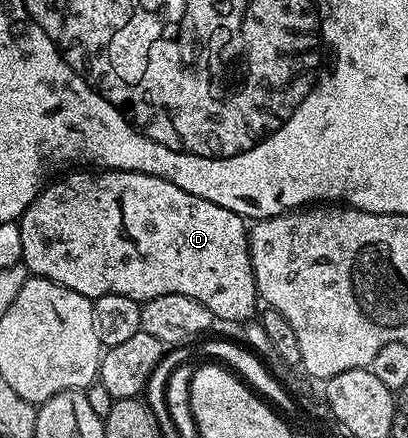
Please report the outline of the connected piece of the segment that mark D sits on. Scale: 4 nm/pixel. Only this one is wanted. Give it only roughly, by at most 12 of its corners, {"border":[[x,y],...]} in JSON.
{"border":[[123,169],[22,212],[21,264],[85,297],[260,298],[240,214]]}

